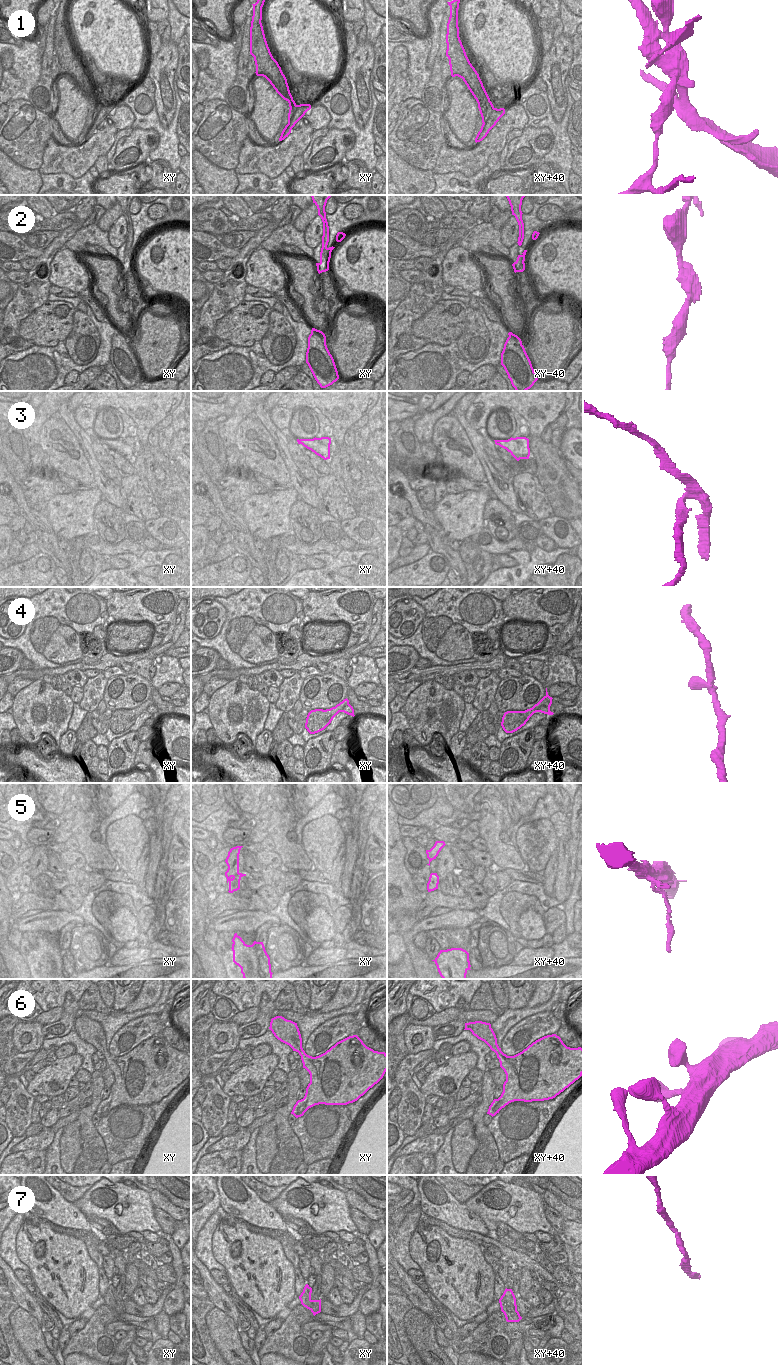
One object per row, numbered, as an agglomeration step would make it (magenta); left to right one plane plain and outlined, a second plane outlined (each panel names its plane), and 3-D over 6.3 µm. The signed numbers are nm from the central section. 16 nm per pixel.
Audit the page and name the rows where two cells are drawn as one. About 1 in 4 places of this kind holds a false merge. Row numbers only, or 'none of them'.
1, 3

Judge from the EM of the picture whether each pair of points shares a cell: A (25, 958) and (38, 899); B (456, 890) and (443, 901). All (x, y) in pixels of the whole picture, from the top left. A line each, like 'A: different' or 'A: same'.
A: different
B: different

